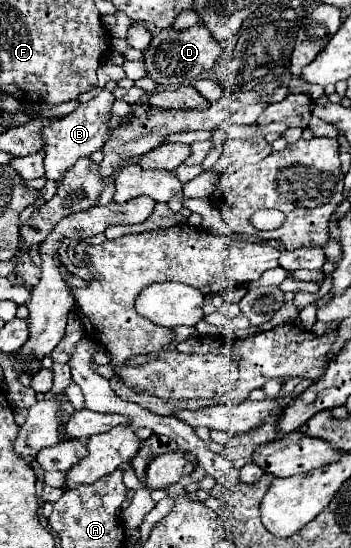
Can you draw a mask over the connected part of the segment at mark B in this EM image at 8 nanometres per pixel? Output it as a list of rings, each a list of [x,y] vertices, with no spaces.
[[[102,88],[102,92],[98,92],[96,98],[92,98],[86,104],[80,104],[72,114],[64,116],[62,120],[54,120],[54,122],[50,122],[50,126],[44,128],[44,132],[42,132],[42,136],[46,140],[46,146],[44,146],[46,174],[44,176],[48,180],[60,182],[64,178],[64,170],[72,168],[72,164],[78,158],[90,156],[92,152],[96,152],[96,150],[100,150],[104,146],[104,134],[106,134],[106,128],[108,128],[112,104],[114,104],[112,92]]]

